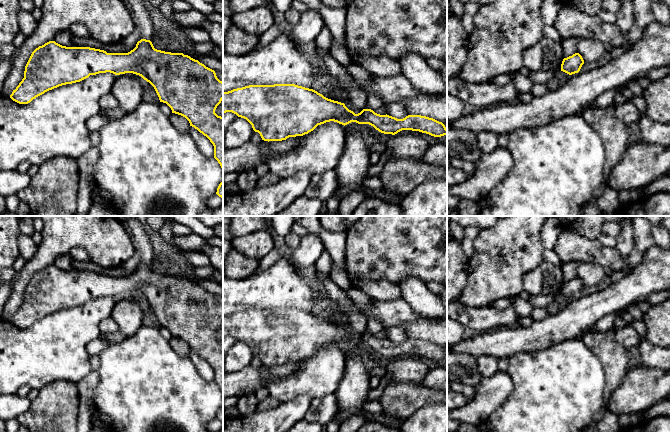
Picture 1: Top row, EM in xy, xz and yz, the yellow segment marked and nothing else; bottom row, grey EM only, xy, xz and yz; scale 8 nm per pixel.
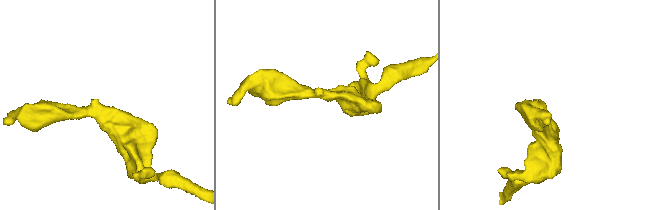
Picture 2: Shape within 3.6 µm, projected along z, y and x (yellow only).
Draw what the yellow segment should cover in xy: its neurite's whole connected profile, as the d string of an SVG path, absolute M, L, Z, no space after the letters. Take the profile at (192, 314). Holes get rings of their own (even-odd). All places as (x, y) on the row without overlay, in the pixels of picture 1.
M129 216L122 222L122 225L134 246L134 250L140 256L140 263L133 274L128 277L107 277L100 273L90 271L66 271L55 265L49 265L32 276L25 290L24 302L16 313L13 314L10 322L19 328L28 328L33 323L49 314L62 309L80 306L90 299L106 296L115 299L125 297L139 299L154 311L160 326L166 327L171 332L172 337L185 341L189 345L190 350L197 353L210 364L214 370L214 382L218 385L223 394L223 341L215 337L217 330L223 324L223 306L217 302L214 294L206 291L204 288L188 279L155 273L150 265L154 258L153 247L141 223L134 216Z

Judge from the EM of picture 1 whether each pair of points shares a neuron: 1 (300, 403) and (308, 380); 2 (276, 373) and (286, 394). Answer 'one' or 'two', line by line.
1: two
2: two

